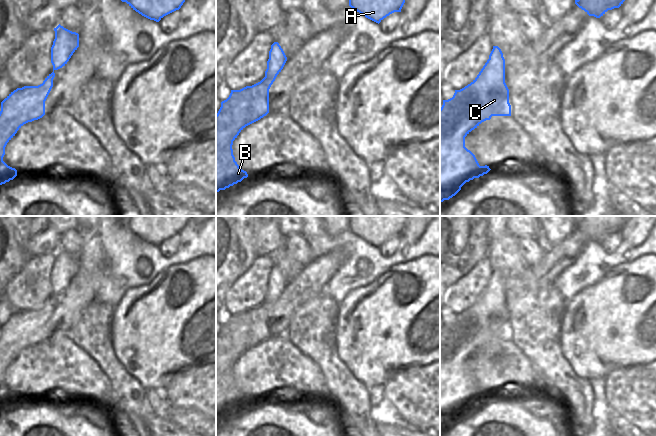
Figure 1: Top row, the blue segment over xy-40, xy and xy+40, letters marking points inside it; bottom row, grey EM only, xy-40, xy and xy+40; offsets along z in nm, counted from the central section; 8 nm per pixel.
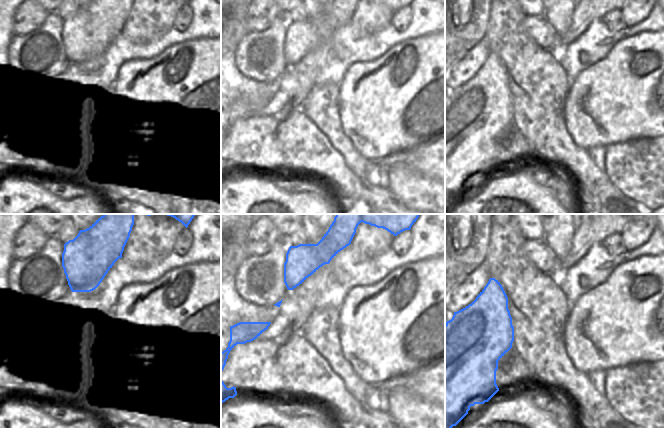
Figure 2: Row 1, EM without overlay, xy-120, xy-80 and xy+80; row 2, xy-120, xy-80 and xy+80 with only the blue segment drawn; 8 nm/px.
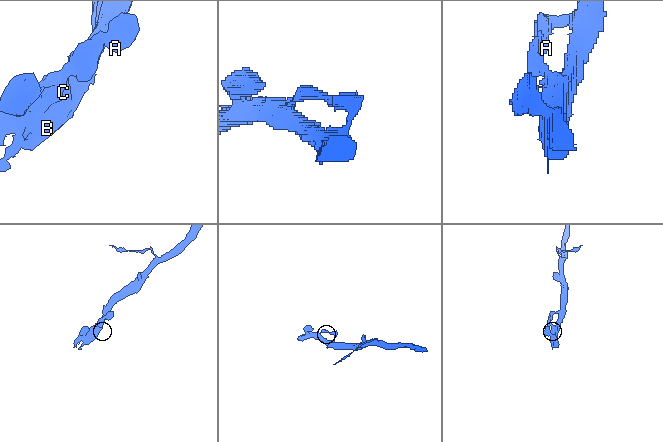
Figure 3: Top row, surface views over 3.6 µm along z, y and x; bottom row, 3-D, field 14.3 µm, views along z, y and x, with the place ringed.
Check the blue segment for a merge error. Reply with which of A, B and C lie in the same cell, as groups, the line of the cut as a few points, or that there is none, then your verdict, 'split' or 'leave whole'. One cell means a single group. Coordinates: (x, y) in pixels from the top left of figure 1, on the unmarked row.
A B C | no cut | leave whole

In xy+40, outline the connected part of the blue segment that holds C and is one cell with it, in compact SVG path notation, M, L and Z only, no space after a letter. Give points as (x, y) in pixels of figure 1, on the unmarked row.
M493 270L477 301L464 312L455 314L452 322L443 324L440 332L440 426L455 420L466 406L491 394L487 389L479 389L475 379L465 371L465 361L492 340L511 340L505 283L498 270Z

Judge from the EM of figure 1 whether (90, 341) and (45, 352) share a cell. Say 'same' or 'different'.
different

